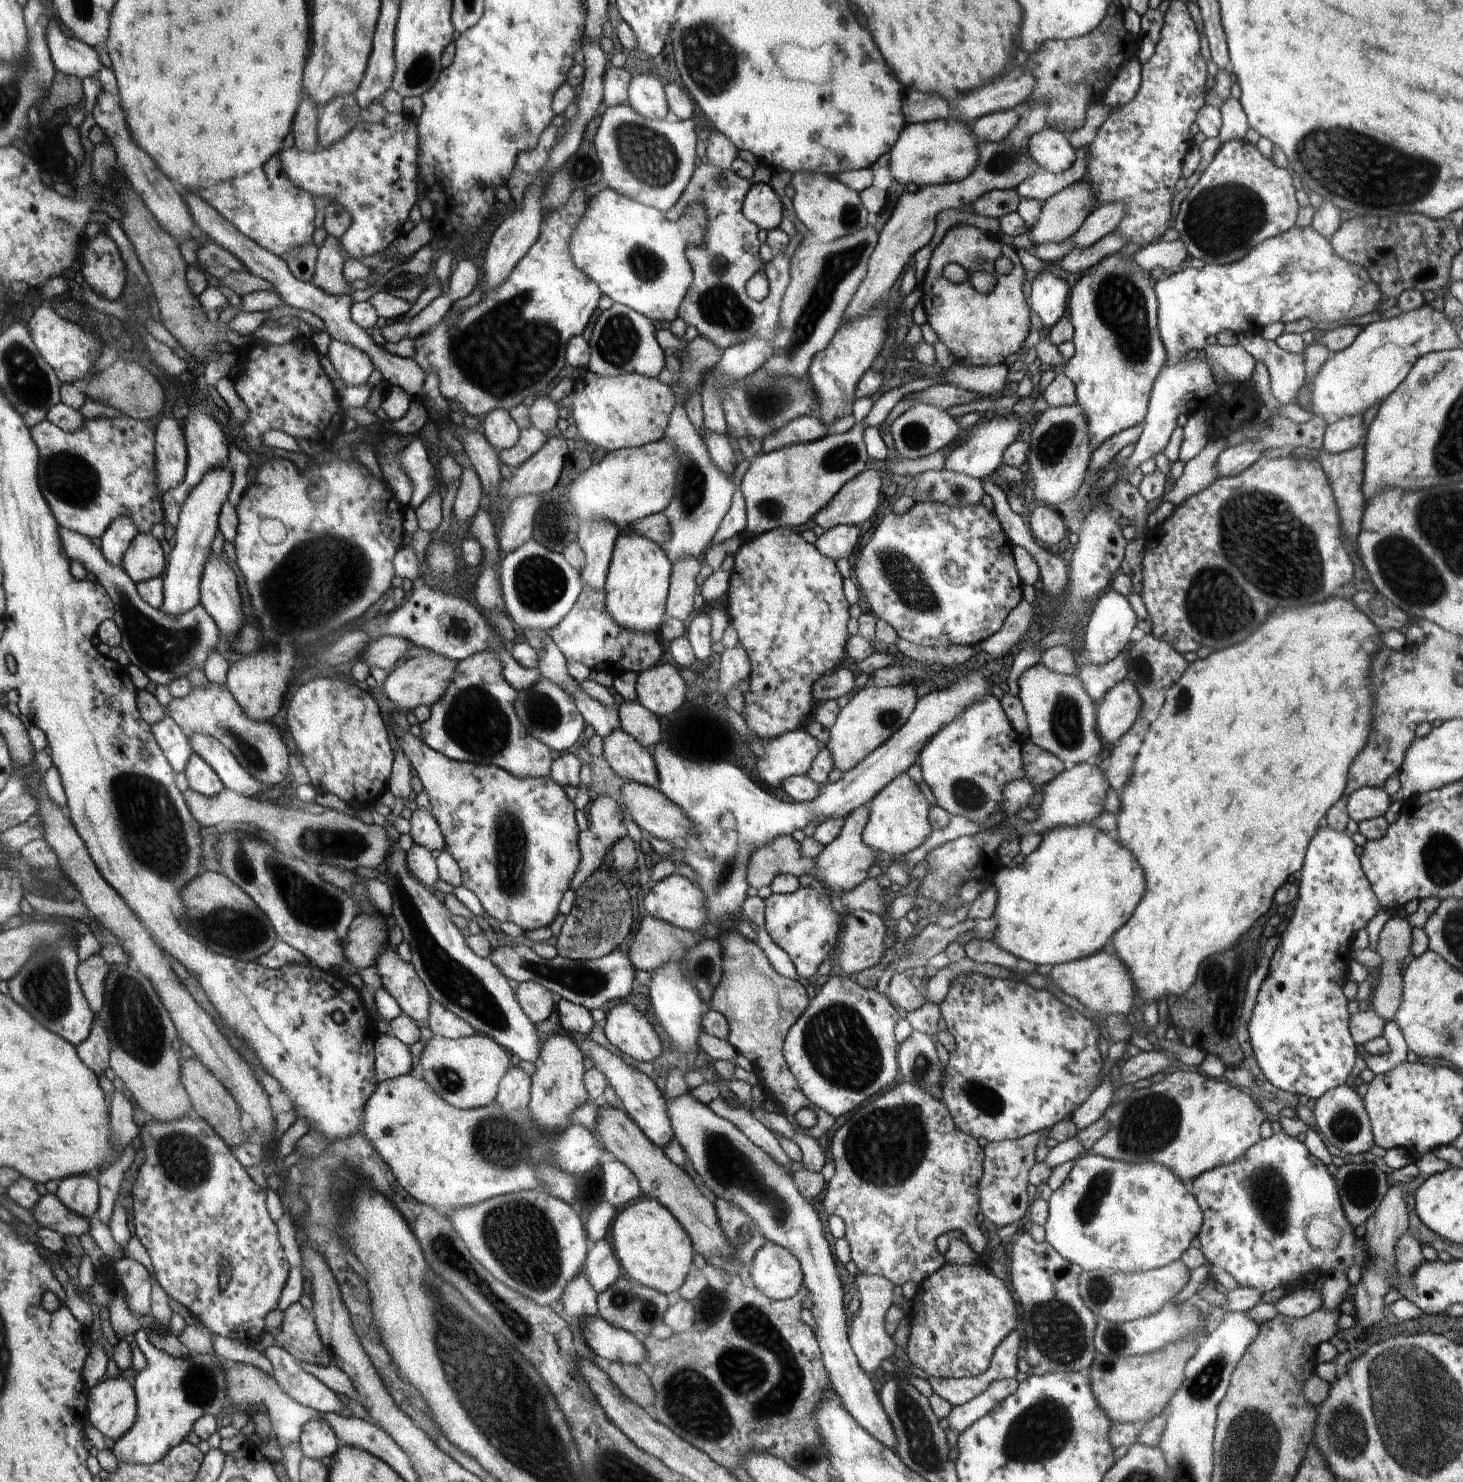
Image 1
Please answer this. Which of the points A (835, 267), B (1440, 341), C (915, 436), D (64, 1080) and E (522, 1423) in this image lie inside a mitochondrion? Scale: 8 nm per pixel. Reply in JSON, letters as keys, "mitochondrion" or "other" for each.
{"A":"mitochondrion","B":"other","C":"mitochondrion","D":"other","E":"mitochondrion"}

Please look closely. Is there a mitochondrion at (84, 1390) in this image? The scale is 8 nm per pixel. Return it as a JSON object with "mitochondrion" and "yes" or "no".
{"mitochondrion":"no"}

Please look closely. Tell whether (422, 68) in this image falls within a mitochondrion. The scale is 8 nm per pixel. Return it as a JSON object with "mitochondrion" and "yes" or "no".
{"mitochondrion":"yes"}

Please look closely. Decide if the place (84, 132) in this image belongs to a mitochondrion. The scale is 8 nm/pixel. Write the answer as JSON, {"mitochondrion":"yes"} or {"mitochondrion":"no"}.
{"mitochondrion":"no"}

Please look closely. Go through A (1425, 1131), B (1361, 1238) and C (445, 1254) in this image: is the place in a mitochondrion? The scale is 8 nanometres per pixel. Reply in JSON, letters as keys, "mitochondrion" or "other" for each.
{"A":"other","B":"other","C":"mitochondrion"}

